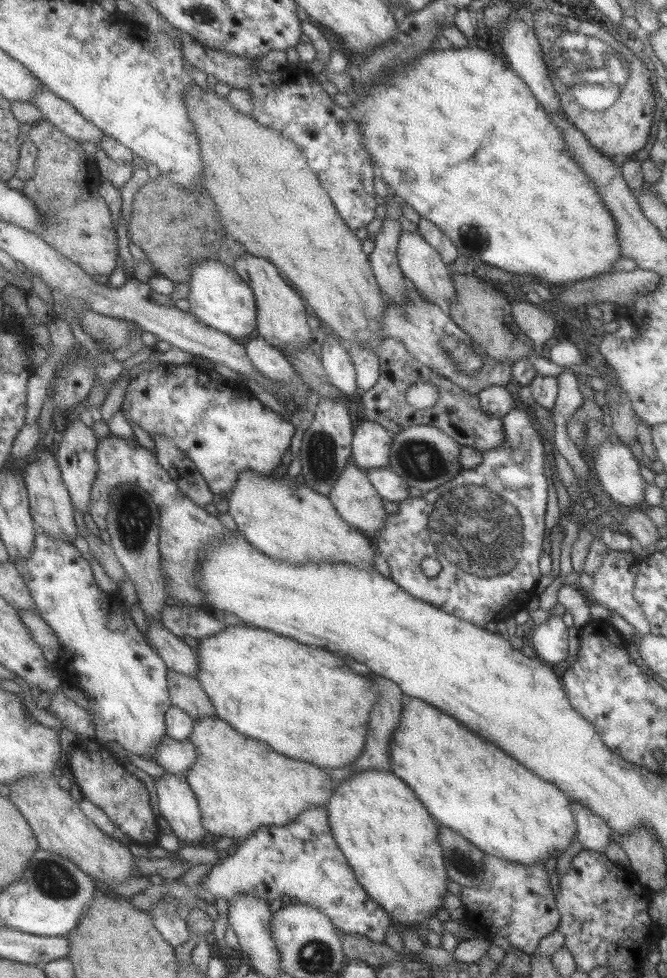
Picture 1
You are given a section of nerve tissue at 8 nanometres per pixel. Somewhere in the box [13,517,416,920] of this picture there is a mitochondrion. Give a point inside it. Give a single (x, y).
(54, 879)

